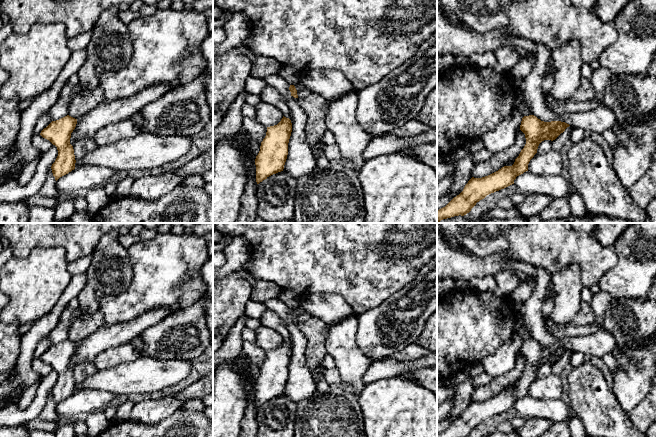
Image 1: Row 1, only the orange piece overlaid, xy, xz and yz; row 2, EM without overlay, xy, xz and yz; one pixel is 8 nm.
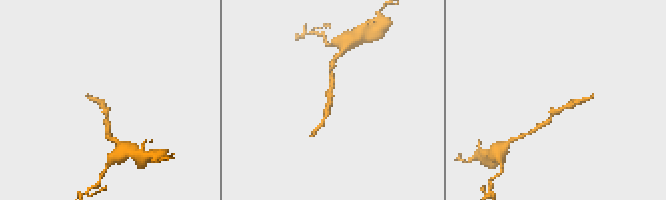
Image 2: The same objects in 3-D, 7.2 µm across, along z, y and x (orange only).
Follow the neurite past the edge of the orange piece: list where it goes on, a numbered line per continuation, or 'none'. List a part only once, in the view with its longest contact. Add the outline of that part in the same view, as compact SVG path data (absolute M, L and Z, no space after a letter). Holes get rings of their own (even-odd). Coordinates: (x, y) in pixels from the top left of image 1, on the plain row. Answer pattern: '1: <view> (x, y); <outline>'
none

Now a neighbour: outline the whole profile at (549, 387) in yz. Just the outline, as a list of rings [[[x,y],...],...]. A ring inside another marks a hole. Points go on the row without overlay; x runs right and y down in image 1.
[[[559,375],[536,377],[528,388],[528,395],[540,400],[556,400],[562,396],[562,380]]]

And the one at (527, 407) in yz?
[[[526,395],[516,401],[514,409],[524,419],[546,419],[553,423],[567,422],[568,405],[561,399],[540,400]]]

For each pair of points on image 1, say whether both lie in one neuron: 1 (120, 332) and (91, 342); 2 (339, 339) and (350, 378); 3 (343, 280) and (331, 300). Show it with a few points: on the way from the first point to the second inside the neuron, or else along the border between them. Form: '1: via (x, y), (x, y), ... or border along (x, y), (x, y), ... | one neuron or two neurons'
1: via (113, 336), (106, 337), (98, 342) | one neuron
2: via (344, 349), (350, 359), (350, 368) | one neuron
3: border along (311, 294), (338, 293), (353, 309) | two neurons

